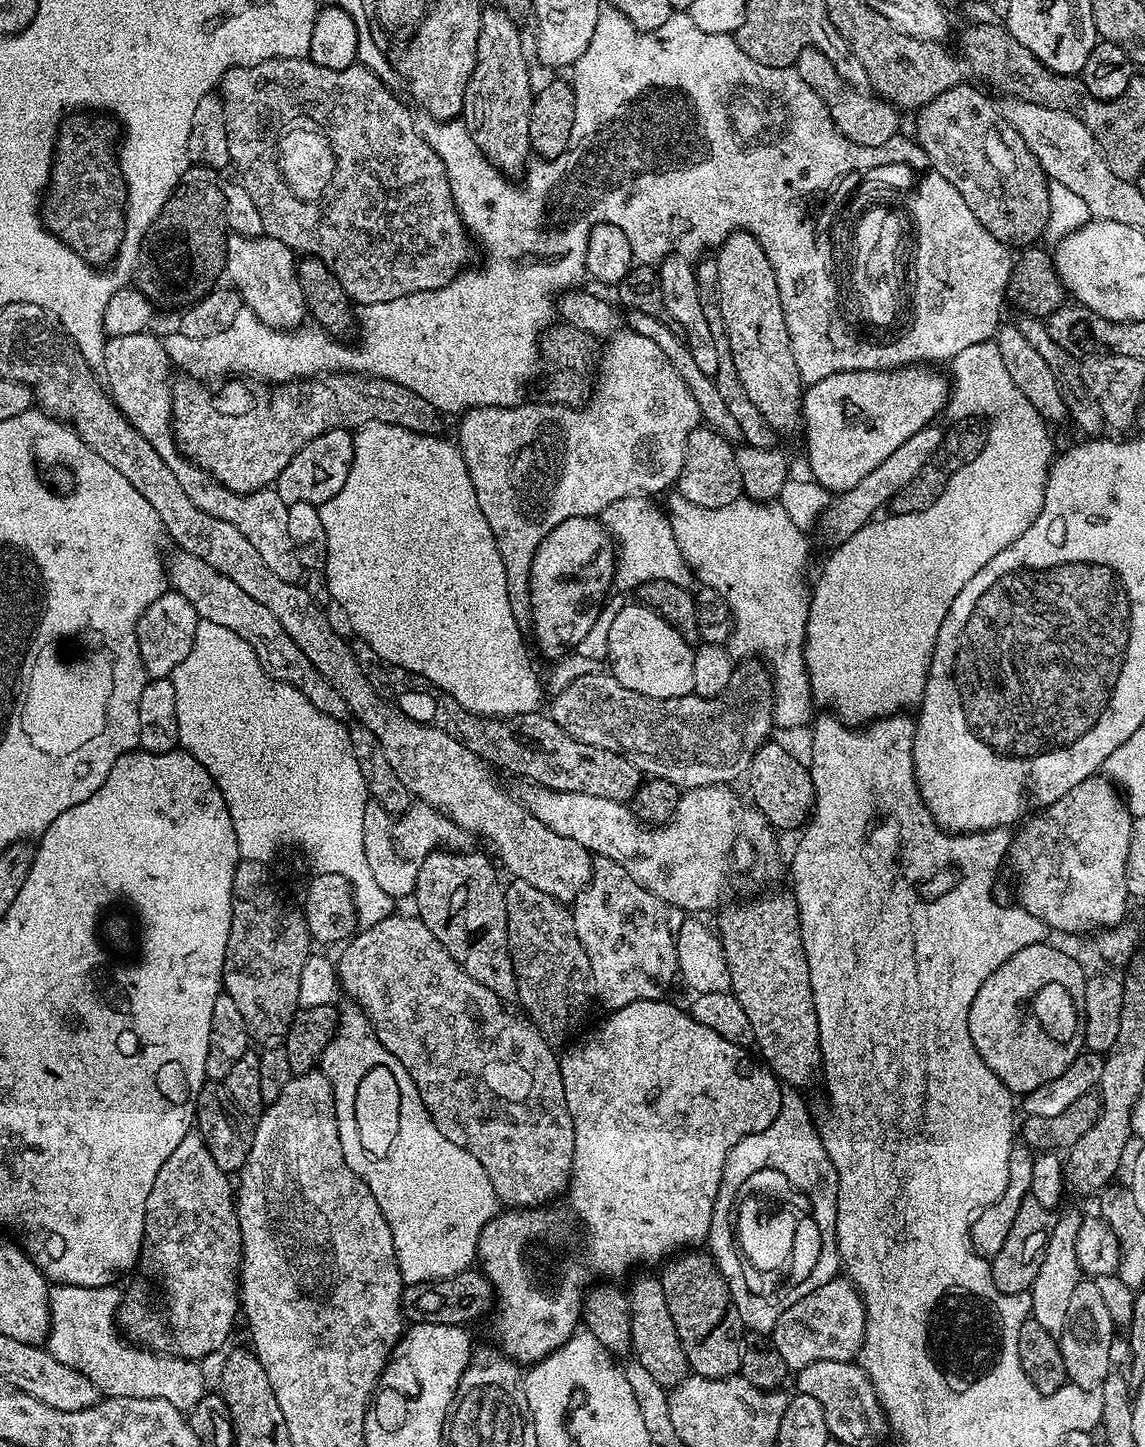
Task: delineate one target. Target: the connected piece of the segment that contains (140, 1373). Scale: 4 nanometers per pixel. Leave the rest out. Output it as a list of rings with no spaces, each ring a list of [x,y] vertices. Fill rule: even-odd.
[[[111,1284],[53,1287],[48,1298],[52,1307],[52,1326],[48,1329],[47,1351],[58,1362],[90,1378],[105,1397],[162,1398],[181,1410],[193,1408],[206,1395],[201,1365],[179,1358],[163,1360],[160,1357],[163,1355],[125,1339],[116,1322],[122,1299],[121,1289],[118,1289]]]

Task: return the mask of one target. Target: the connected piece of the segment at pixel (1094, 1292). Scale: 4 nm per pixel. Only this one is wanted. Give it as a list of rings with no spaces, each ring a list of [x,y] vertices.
[[[1092,1278],[1081,1279],[1078,1286],[1074,1286],[1074,1294],[1070,1297],[1070,1307],[1066,1309],[1066,1322],[1064,1328],[1058,1333],[1058,1343],[1062,1362],[1066,1366],[1066,1374],[1071,1383],[1078,1385],[1079,1388],[1089,1390],[1099,1389],[1104,1383],[1106,1374],[1112,1368],[1110,1366],[1110,1346],[1114,1339],[1112,1333],[1112,1312],[1108,1309],[1108,1300],[1104,1297],[1104,1292],[1099,1288],[1097,1281]]]

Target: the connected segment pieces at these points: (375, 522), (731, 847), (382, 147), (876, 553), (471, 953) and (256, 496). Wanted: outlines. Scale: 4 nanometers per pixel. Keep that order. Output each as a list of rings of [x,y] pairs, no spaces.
[[[372,420],[364,425],[363,428],[355,429],[352,438],[354,442],[354,462],[350,470],[350,478],[346,478],[346,486],[342,486],[342,490],[338,490],[338,494],[334,494],[334,498],[330,498],[326,503],[319,505],[322,526],[326,526],[326,538],[328,539],[328,560],[323,567],[323,571],[325,573],[328,572],[328,592],[336,599],[337,606],[348,615],[348,624],[357,632],[355,635],[364,640],[366,646],[370,646],[370,650],[374,650],[374,654],[378,654],[378,658],[382,658],[399,668],[405,668],[413,676],[420,676],[423,680],[427,680],[438,690],[450,694],[454,698],[454,702],[458,702],[458,706],[462,706],[474,716],[481,718],[519,718],[527,714],[527,712],[535,712],[541,707],[539,704],[542,680],[536,677],[536,672],[532,669],[532,660],[528,657],[527,646],[524,645],[525,633],[518,627],[514,614],[510,612],[510,598],[506,594],[506,566],[502,562],[502,554],[498,550],[498,542],[490,530],[490,522],[486,522],[486,514],[482,514],[482,506],[478,506],[478,494],[474,490],[474,482],[470,482],[470,470],[462,458],[459,447],[453,441],[451,444],[448,440],[440,439],[439,435],[427,436],[426,434],[418,434],[414,430],[406,430],[400,424],[387,424],[377,420]]]
[[[711,784],[705,788],[681,791],[675,817],[667,824],[655,826],[640,821],[627,803],[598,798],[594,794],[555,792],[549,788],[528,786],[524,793],[519,793],[518,799],[530,814],[534,814],[534,818],[538,818],[538,822],[550,826],[554,834],[562,834],[562,838],[574,838],[574,842],[592,853],[593,857],[605,856],[618,862],[618,866],[622,866],[622,870],[626,870],[626,874],[630,874],[638,886],[650,890],[650,894],[663,900],[665,905],[673,909],[681,908],[684,914],[704,914],[700,912],[719,909],[729,899],[727,896],[731,894],[732,888],[741,888],[748,892],[744,894],[752,894],[760,890],[755,888],[780,876],[777,829],[755,806],[744,808],[734,789],[726,784]]]
[[[295,56],[294,58],[282,58],[281,60],[267,60],[261,64],[241,64],[224,73],[224,77],[222,77],[218,85],[218,95],[220,99],[223,100],[225,108],[226,130],[228,131],[229,136],[229,158],[234,165],[234,168],[236,166],[237,170],[240,171],[240,173],[238,173],[240,183],[246,186],[246,190],[250,190],[250,199],[254,201],[254,206],[258,206],[258,214],[262,214],[264,235],[274,238],[278,242],[282,242],[287,248],[291,248],[293,253],[318,257],[321,262],[331,270],[334,274],[334,278],[338,278],[338,282],[342,282],[342,286],[346,290],[348,297],[360,306],[366,304],[381,304],[382,302],[390,302],[391,300],[397,300],[403,296],[409,296],[415,292],[425,292],[426,290],[441,288],[454,279],[458,273],[465,271],[466,265],[469,263],[467,260],[470,233],[468,229],[464,227],[464,222],[460,218],[460,212],[457,210],[456,203],[452,197],[450,182],[448,181],[448,175],[444,169],[444,161],[440,160],[437,152],[430,147],[425,133],[423,131],[419,132],[419,130],[416,129],[416,124],[412,121],[412,116],[408,113],[407,106],[404,105],[403,102],[400,101],[384,84],[387,83],[385,83],[381,77],[377,76],[371,68],[353,66],[350,68],[343,68],[342,70],[330,70],[329,68],[318,66],[310,58]]]
[[[995,342],[966,346],[966,350],[962,350],[962,354],[952,357],[950,367],[952,367],[952,376],[950,375],[950,395],[947,407],[953,408],[956,412],[969,412],[972,415],[969,417],[972,418],[985,416],[986,419],[992,420],[986,424],[984,445],[978,458],[966,462],[948,476],[948,481],[938,502],[934,502],[934,506],[930,506],[930,510],[922,510],[918,514],[902,514],[901,516],[888,514],[885,520],[873,519],[866,527],[858,529],[848,540],[839,541],[835,545],[837,548],[833,550],[832,557],[825,562],[824,569],[821,570],[820,577],[816,580],[816,588],[814,584],[810,592],[808,625],[804,639],[804,661],[808,667],[808,681],[812,687],[812,698],[817,705],[825,704],[828,707],[825,709],[831,710],[849,726],[864,726],[873,720],[881,720],[883,716],[894,716],[905,710],[915,709],[919,705],[926,690],[926,678],[930,670],[934,646],[938,642],[938,630],[942,630],[942,622],[946,622],[946,614],[950,610],[950,606],[954,606],[954,598],[958,598],[962,586],[966,586],[966,582],[970,582],[970,578],[974,578],[974,574],[978,574],[978,570],[982,570],[982,566],[986,566],[986,562],[990,562],[990,558],[994,558],[994,554],[1006,550],[1006,546],[1010,546],[1010,542],[1019,538],[1036,520],[1038,513],[1044,509],[1044,487],[1048,485],[1048,477],[1054,459],[1052,440],[1048,437],[1049,425],[1040,417],[1040,411],[1024,397],[1022,390],[1018,390],[1018,386],[1014,386],[1014,378],[1010,378],[1010,370],[1006,370],[998,346]]]
[[[437,850],[420,863],[414,912],[470,978],[486,986],[486,990],[494,990],[501,1000],[512,1002],[517,999],[516,975],[508,953],[505,885],[500,884],[495,863],[492,865],[478,852],[468,851]]]
[[[192,465],[188,467],[188,472],[174,472],[174,478],[178,478],[186,498],[190,498],[190,502],[194,502],[198,510],[206,510],[206,514],[222,518],[222,522],[230,522],[234,530],[242,530],[246,542],[250,542],[250,546],[258,550],[262,562],[266,562],[266,566],[270,566],[270,570],[274,570],[274,574],[278,574],[282,582],[301,583],[300,559],[290,538],[288,505],[282,502],[282,498],[278,498],[275,487],[263,488],[261,492],[232,492],[217,482],[205,468],[192,472]]]

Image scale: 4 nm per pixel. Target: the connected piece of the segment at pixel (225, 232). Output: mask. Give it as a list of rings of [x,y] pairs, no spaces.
[[[189,166],[158,219],[148,227],[148,233],[140,244],[140,260],[136,263],[134,284],[149,300],[187,306],[211,292],[217,287],[219,280],[216,279],[225,275],[230,229],[226,222],[224,184],[220,176],[221,173],[214,168]]]

